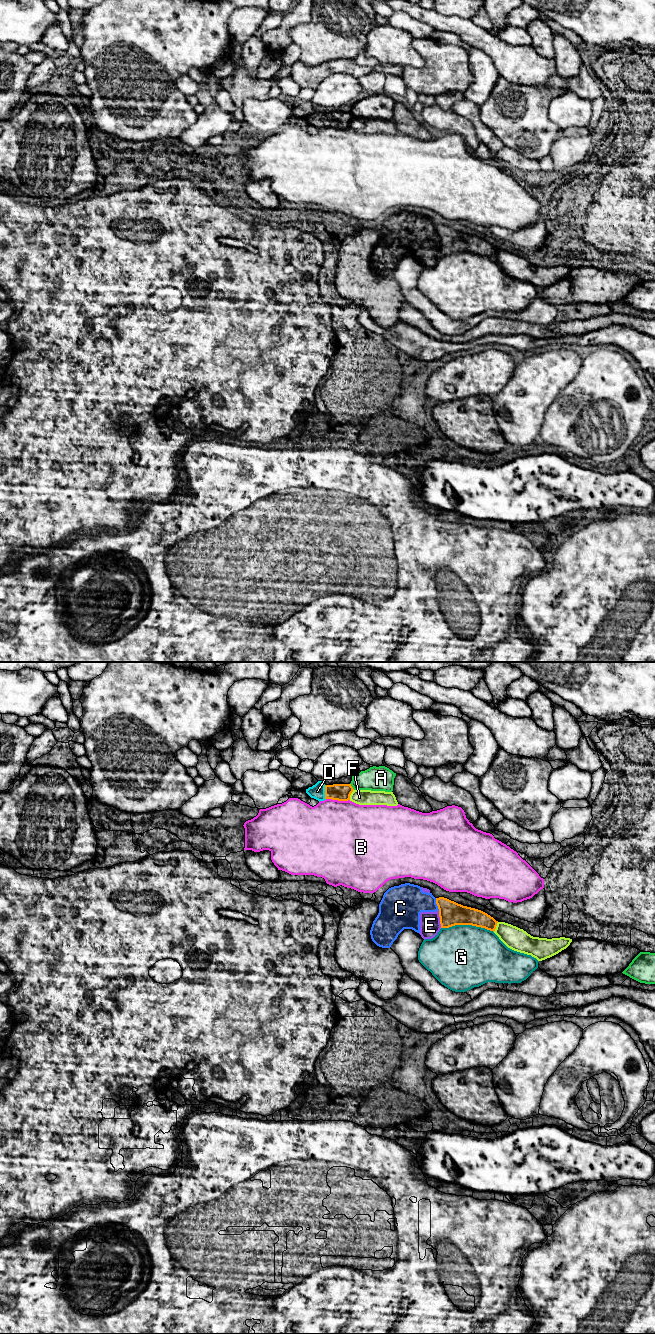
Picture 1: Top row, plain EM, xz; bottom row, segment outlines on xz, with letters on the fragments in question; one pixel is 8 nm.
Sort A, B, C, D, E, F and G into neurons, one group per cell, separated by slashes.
A / B / C E / D / F / G

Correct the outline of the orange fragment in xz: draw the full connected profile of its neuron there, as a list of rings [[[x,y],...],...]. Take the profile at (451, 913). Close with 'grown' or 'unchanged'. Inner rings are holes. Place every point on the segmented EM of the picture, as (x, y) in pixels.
[[[444,897],[436,898],[441,928],[455,925],[472,925],[495,931],[498,921],[487,913],[463,906]]] | unchanged

